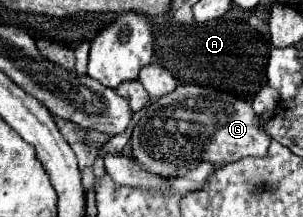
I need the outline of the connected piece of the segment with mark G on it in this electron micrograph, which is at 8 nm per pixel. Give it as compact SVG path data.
M179 85L171 95L165 95L147 107L133 129L131 153L145 163L145 169L167 173L167 177L187 173L201 161L223 167L243 157L267 155L271 137L263 131L259 121L261 117L253 113L253 107L245 99L199 85Z

